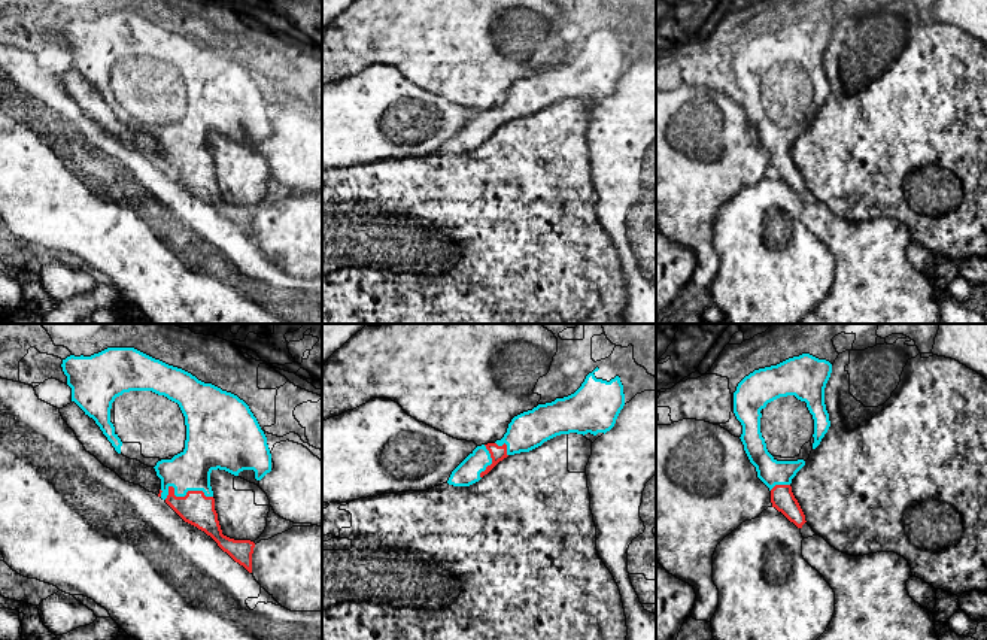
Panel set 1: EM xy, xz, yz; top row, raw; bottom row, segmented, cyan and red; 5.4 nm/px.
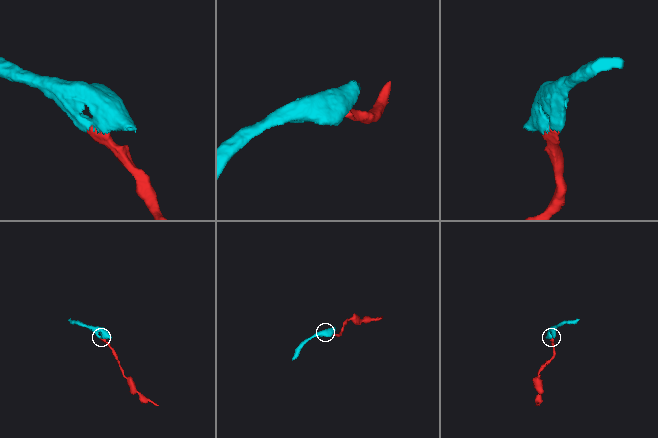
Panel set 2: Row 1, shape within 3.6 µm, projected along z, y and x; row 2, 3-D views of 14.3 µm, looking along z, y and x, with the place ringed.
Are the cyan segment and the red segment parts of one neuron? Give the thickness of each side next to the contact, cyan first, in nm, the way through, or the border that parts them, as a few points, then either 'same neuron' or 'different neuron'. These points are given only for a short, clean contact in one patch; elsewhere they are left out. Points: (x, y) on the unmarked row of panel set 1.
220/170 nm | same neuron

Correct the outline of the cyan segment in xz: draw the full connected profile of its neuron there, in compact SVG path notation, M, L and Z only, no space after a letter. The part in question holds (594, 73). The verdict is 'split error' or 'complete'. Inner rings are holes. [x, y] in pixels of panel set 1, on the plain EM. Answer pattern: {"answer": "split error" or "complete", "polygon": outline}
{"answer": "split error", "polygon": "M595 37L589 39L581 49L581 52L571 61L564 64L556 64L552 69L538 70L532 76L523 78L511 85L507 98L501 106L495 109L488 109L477 112L450 140L447 149L453 152L470 152L479 148L485 140L488 140L499 127L508 121L529 118L544 107L561 101L561 100L593 100L610 97L620 76L625 72L625 60L620 43L616 42L610 48L596 45Z"}

